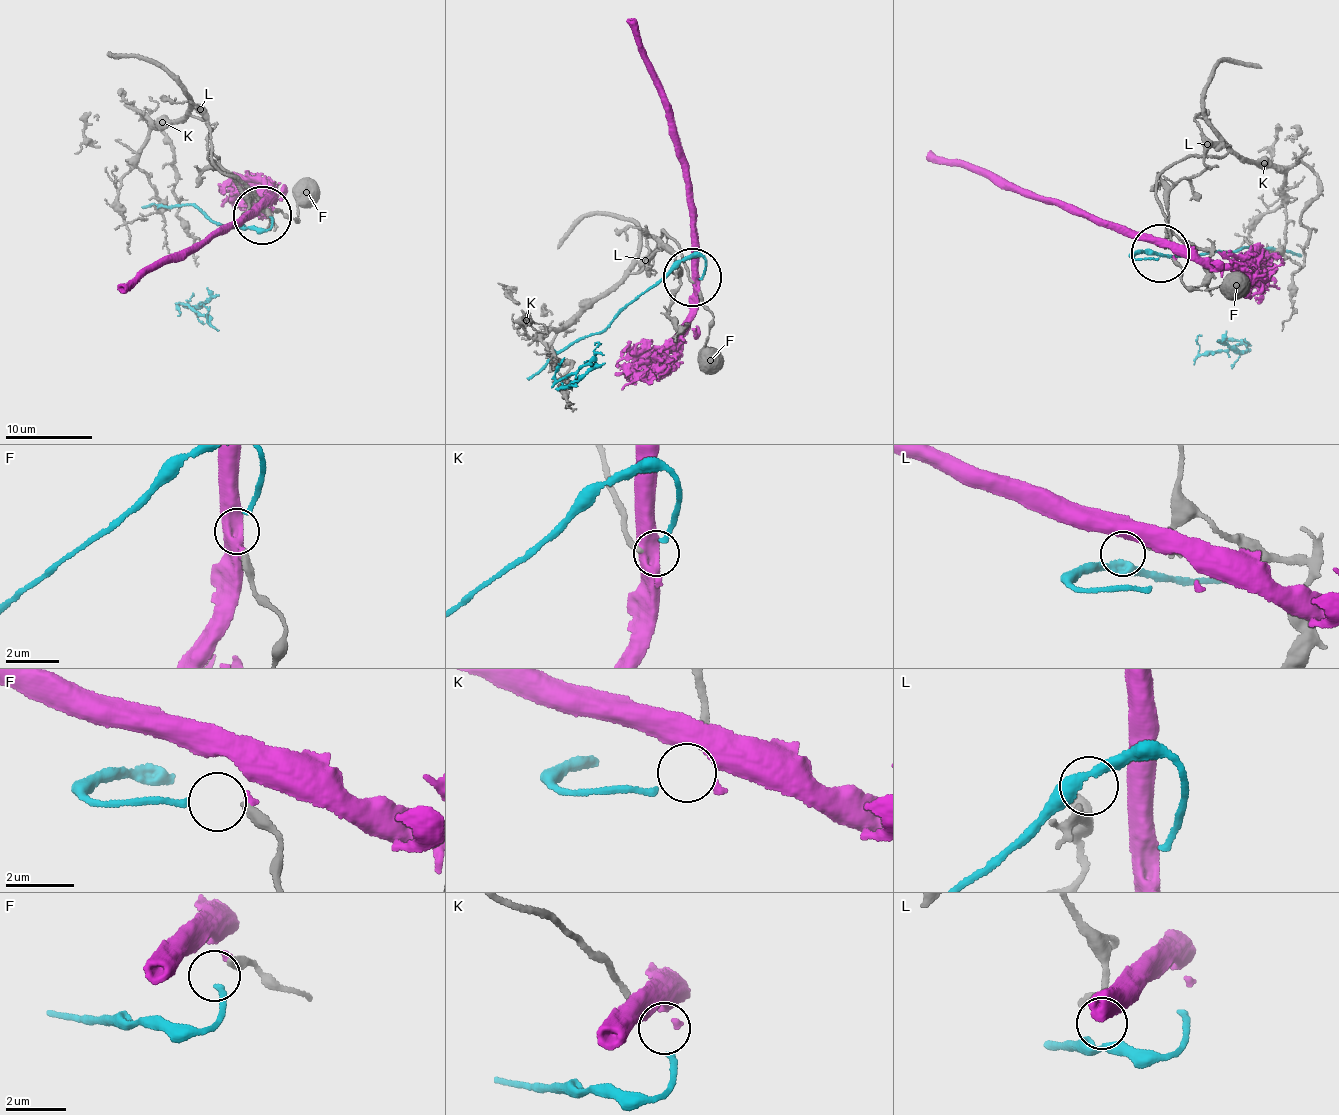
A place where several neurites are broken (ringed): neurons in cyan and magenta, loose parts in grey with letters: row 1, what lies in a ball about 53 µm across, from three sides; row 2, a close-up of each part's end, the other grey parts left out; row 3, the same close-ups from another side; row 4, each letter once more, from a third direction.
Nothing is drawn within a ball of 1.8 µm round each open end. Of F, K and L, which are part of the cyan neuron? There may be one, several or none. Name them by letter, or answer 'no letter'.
F

